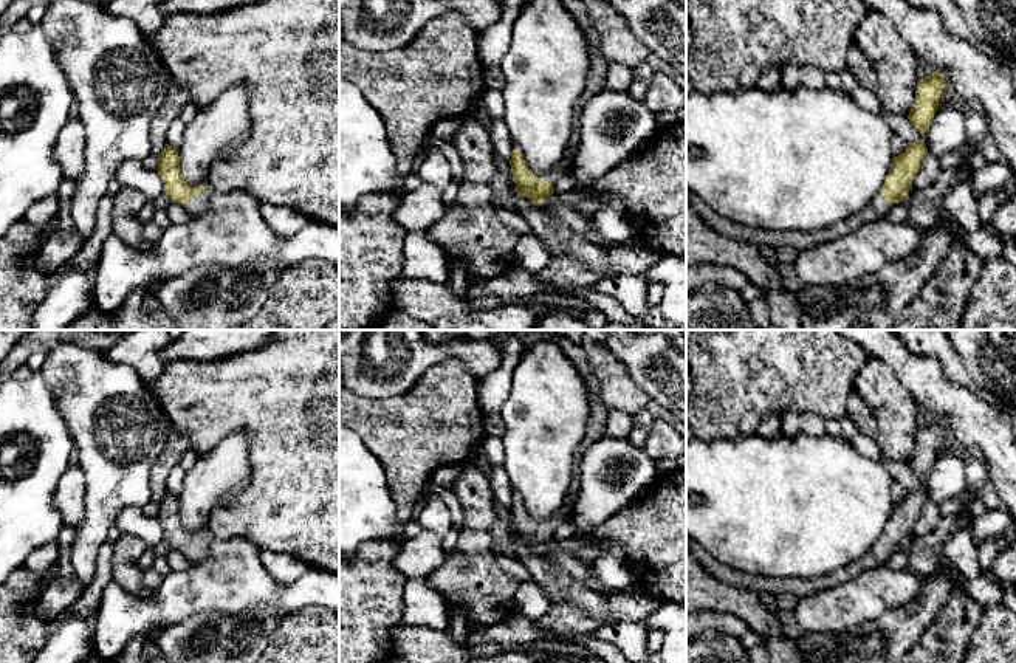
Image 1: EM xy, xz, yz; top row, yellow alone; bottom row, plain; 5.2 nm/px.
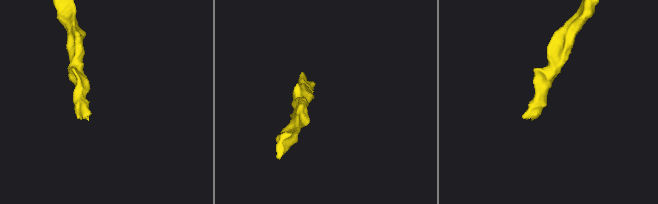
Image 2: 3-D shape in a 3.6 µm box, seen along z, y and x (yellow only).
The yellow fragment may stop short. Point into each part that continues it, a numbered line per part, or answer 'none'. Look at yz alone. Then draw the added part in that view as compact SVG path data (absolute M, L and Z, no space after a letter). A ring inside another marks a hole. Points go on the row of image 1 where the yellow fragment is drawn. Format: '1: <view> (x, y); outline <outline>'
1: yz (877, 208); outline M688 191L686 200L695 211L695 214L716 232L722 235L728 235L739 242L750 243L753 246L768 245L773 249L782 246L791 246L798 251L812 249L818 245L822 245L830 240L836 240L847 232L858 229L864 223L872 220L884 218L886 214L892 209L892 204L887 204L881 192L878 192L864 208L858 212L852 214L847 220L839 220L832 226L826 226L821 229L812 231L774 231L774 229L762 229L756 226L747 226L737 223L717 211L714 211L702 197L695 192Z

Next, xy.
1: xy (199, 203); outline M204 183L204 191L192 195L192 198L181 206L190 214L192 218L201 217L209 209L214 192L215 189L209 183Z

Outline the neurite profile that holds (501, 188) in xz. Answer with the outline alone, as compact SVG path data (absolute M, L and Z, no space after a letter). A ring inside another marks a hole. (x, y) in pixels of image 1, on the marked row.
M496 172L491 178L489 186L491 186L493 197L502 198L506 208L516 212L514 187L510 184L510 180L505 177L505 173Z

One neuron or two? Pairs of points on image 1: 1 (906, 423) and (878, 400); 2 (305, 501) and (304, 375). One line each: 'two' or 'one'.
1: one
2: one

